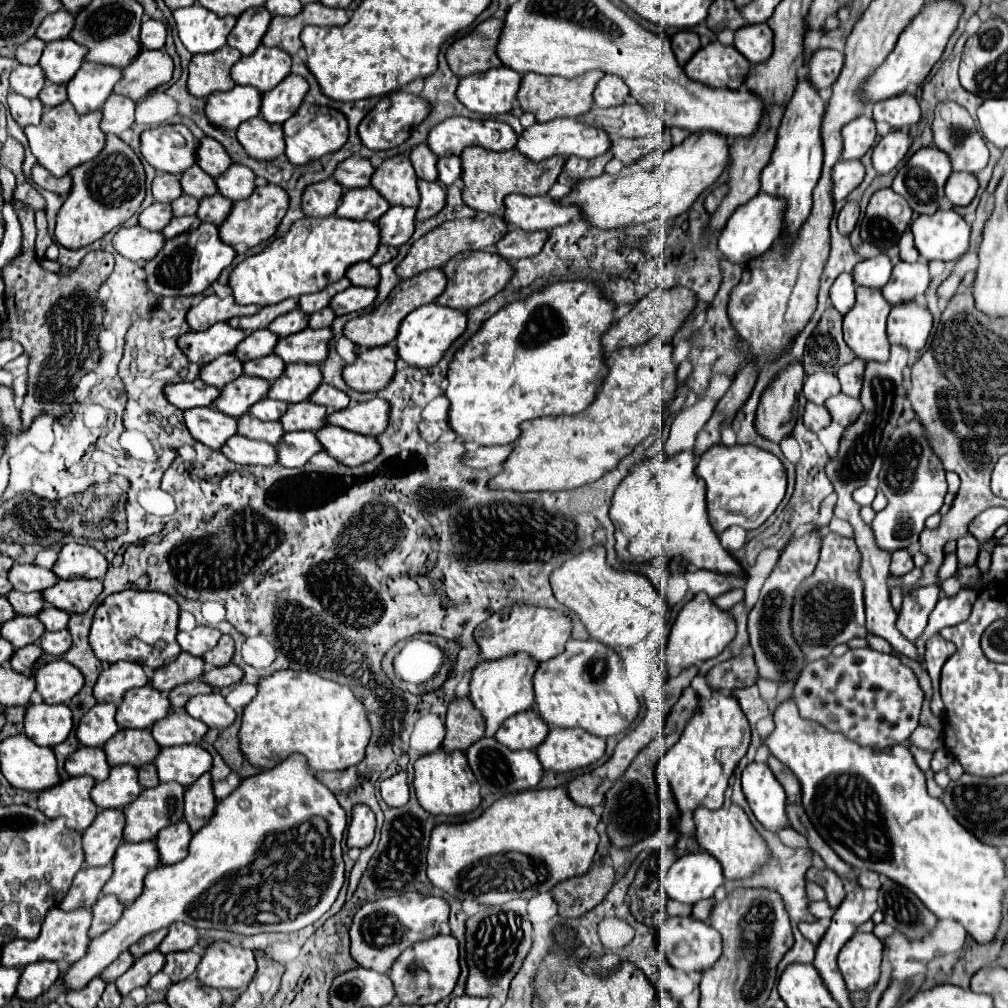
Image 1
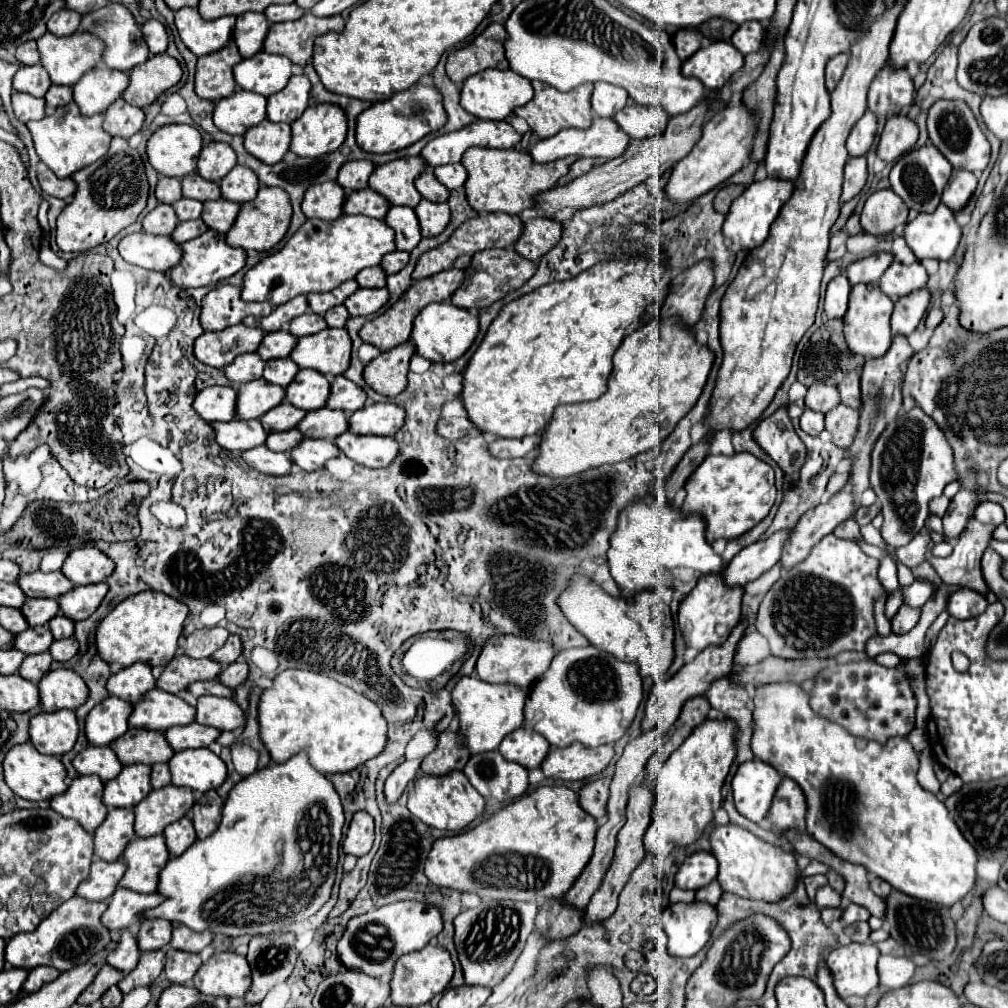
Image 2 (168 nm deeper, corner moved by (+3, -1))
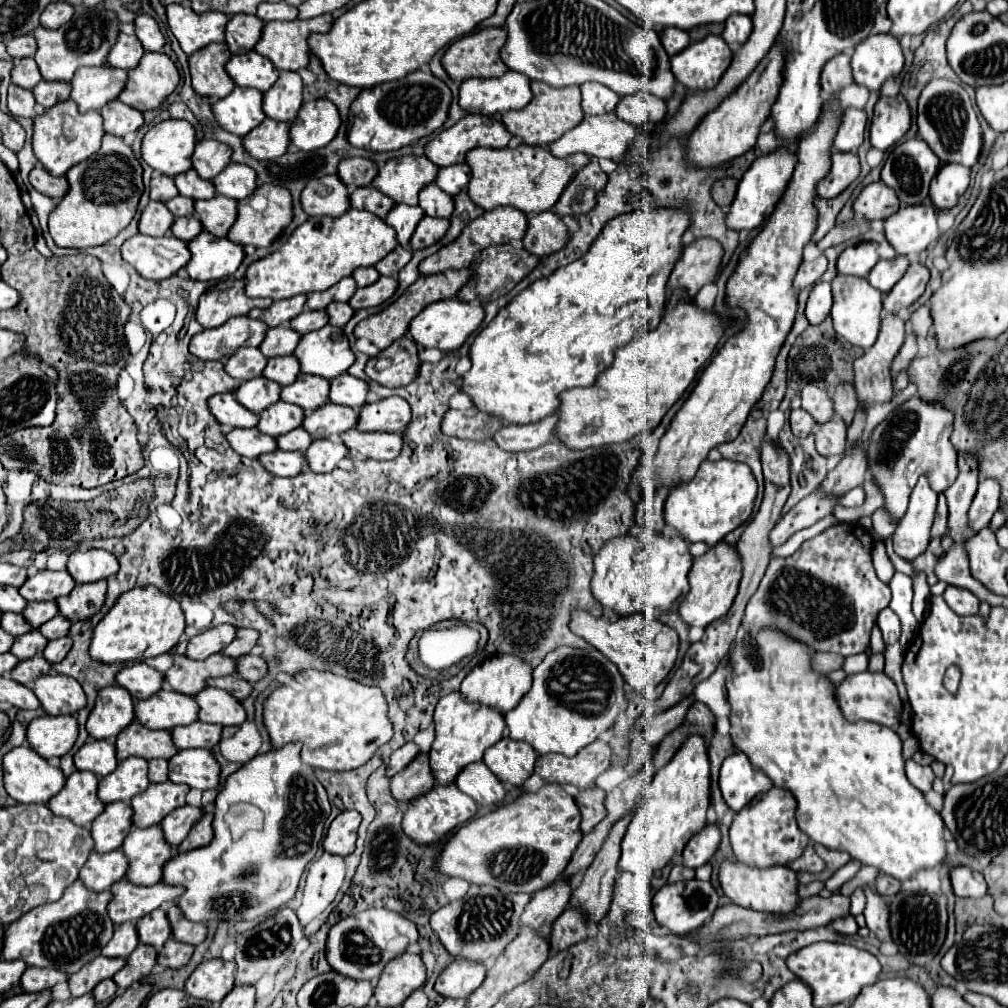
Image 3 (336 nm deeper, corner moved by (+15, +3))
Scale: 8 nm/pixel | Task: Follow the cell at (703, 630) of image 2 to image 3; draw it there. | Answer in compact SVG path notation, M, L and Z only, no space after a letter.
M725 542L715 544L707 554L697 556L693 560L693 566L689 570L689 586L691 588L681 598L677 614L689 626L707 628L711 622L723 618L727 614L727 610L731 608L731 604L737 596L739 580L741 580L741 560L739 560L737 550Z

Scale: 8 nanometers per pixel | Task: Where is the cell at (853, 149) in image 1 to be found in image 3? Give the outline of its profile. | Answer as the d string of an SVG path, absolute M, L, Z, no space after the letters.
M847 108L843 114L843 122L837 130L837 136L833 140L835 150L841 152L857 152L865 138L865 126L867 126L867 114L859 108Z

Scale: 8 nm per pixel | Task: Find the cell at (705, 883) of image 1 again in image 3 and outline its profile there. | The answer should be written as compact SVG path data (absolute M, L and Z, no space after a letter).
M707 824L699 834L695 834L687 842L687 846L683 850L683 866L695 870L695 868L707 864L719 846L719 840L721 840L721 834L719 834L717 824Z

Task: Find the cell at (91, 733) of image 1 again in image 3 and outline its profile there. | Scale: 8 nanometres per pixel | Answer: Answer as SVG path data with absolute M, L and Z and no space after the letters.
M119 686L99 690L95 706L87 718L87 732L95 740L117 736L133 720L133 698Z

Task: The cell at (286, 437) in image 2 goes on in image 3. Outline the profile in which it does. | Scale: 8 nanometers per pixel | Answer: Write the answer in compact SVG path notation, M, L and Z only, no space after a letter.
M293 428L287 434L281 434L275 438L277 440L277 448L279 450L307 450L309 442L313 440L309 436L309 432L305 432L305 428Z

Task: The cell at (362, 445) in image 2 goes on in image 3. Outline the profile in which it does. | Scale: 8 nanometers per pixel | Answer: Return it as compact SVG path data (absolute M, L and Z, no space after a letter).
M355 428L341 434L343 444L353 452L373 460L393 460L401 452L401 436L389 432L359 432Z

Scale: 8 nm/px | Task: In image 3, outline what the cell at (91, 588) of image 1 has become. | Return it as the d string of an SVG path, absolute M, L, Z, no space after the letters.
M97 580L91 584L77 584L73 588L73 594L55 600L59 606L59 614L63 614L71 622L91 618L103 606L105 590L107 590L105 580Z

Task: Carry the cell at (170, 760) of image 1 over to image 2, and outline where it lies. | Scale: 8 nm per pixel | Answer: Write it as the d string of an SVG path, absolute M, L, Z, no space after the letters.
M209 748L181 750L169 760L173 784L187 786L195 792L219 788L227 778L225 762Z

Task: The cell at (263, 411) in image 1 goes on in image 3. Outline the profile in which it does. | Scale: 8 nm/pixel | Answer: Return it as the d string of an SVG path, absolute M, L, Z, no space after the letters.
M279 400L273 406L269 406L267 410L259 412L257 430L261 430L267 436L277 438L279 434L285 434L285 432L301 426L303 416L305 416L305 412L299 406Z

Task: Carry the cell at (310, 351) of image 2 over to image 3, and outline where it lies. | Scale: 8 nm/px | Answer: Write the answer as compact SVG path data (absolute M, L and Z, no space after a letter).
M331 324L301 336L293 356L299 360L301 372L323 376L327 380L347 372L355 362L347 336L339 326Z

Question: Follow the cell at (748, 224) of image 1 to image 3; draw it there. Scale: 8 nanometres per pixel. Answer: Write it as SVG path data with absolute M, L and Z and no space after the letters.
M775 150L767 156L757 158L757 162L753 162L753 166L749 166L749 170L743 174L743 178L737 186L735 200L729 206L729 212L725 214L727 228L735 230L735 232L759 228L765 222L765 218L773 212L773 206L777 204L777 198L781 198L781 194L785 192L785 186L787 186L791 174L793 174L795 162L797 162L795 154L791 154L787 150Z

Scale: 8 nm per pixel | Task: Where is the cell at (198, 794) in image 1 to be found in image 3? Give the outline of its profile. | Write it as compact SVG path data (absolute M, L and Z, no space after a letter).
M203 812L201 820L195 822L195 826L191 828L189 836L181 842L179 850L185 852L185 850L191 850L191 848L199 848L199 846L205 846L211 838L213 838L213 830L211 830L211 820L213 820L213 814L211 812Z

